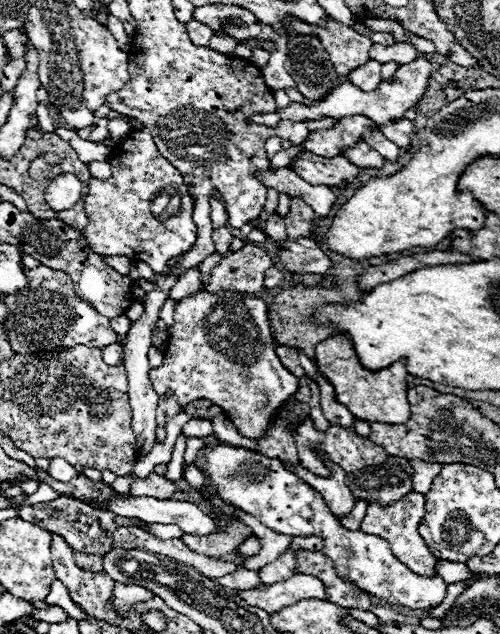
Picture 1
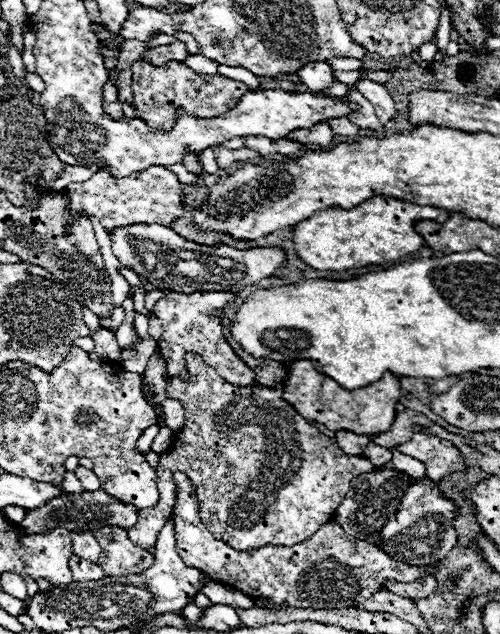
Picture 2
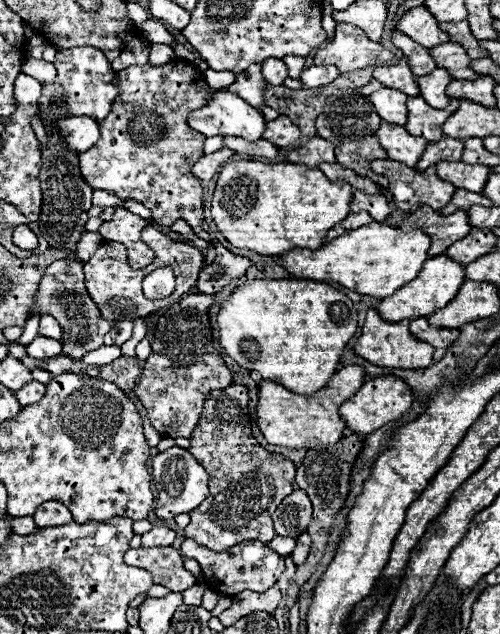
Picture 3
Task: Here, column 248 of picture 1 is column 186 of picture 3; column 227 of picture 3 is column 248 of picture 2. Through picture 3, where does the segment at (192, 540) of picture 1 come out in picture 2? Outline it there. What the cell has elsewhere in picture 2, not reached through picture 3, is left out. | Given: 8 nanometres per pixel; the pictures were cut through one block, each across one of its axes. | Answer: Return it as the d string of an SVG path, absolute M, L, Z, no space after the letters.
M188 356L188 370L194 378L192 382L180 382L178 378L168 378L166 382L168 398L180 400L186 408L186 424L174 434L170 452L160 454L160 466L156 468L160 504L156 504L156 508L140 510L138 522L128 528L130 540L142 548L154 548L160 528L168 518L172 518L176 496L172 472L184 472L192 480L200 500L202 524L216 536L216 540L222 540L230 548L244 552L268 544L292 546L308 540L322 524L332 520L336 508L350 488L350 480L362 472L374 470L366 458L344 454L334 438L324 436L314 422L304 420L292 408L292 404L282 398L282 384L276 384L274 388L232 386L224 382L212 368L202 364L198 356Z

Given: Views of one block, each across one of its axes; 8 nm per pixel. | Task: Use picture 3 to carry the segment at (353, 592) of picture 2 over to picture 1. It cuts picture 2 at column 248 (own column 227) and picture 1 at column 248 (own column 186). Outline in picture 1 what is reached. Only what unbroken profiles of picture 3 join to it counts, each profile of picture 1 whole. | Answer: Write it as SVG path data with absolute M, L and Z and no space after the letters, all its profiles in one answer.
M248 538L248 540L236 550L236 554L238 554L242 560L246 560L246 558L250 558L250 556L256 556L256 554L260 552L260 548L262 548L262 544L260 544L258 538Z

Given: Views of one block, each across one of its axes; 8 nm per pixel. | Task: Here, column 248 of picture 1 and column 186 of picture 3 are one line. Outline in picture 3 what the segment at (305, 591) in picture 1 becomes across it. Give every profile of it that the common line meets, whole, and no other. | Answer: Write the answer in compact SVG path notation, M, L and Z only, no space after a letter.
M198 584L192 586L192 588L188 588L188 590L184 590L184 592L182 592L182 594L184 594L184 604L188 604L188 606L200 606L204 590L206 590L206 588L202 588L202 586L198 586Z

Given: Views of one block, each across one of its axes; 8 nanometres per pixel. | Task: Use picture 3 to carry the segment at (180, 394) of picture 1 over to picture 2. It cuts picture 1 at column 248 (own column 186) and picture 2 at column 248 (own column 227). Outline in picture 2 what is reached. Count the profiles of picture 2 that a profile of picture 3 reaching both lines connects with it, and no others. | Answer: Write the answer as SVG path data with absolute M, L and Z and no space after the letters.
M168 292L156 306L154 314L160 318L162 324L162 338L158 342L158 352L164 356L166 372L170 376L180 376L180 380L188 380L186 370L186 354L200 354L204 364L214 368L228 384L234 386L254 386L256 372L248 368L242 358L232 350L224 336L224 308L228 302L236 302L236 294L232 292Z

